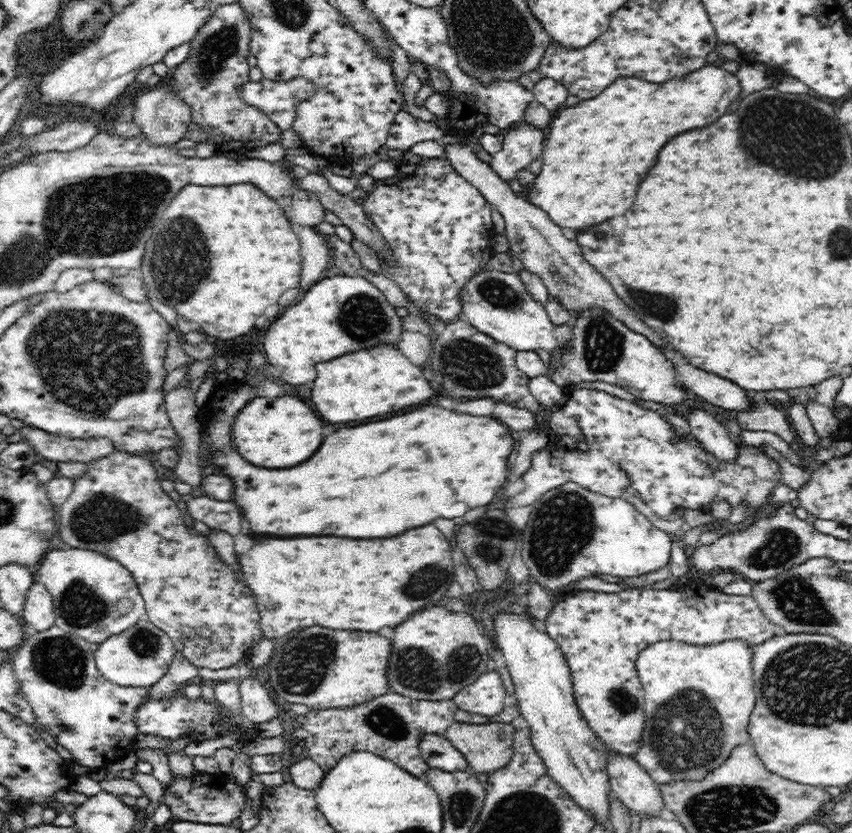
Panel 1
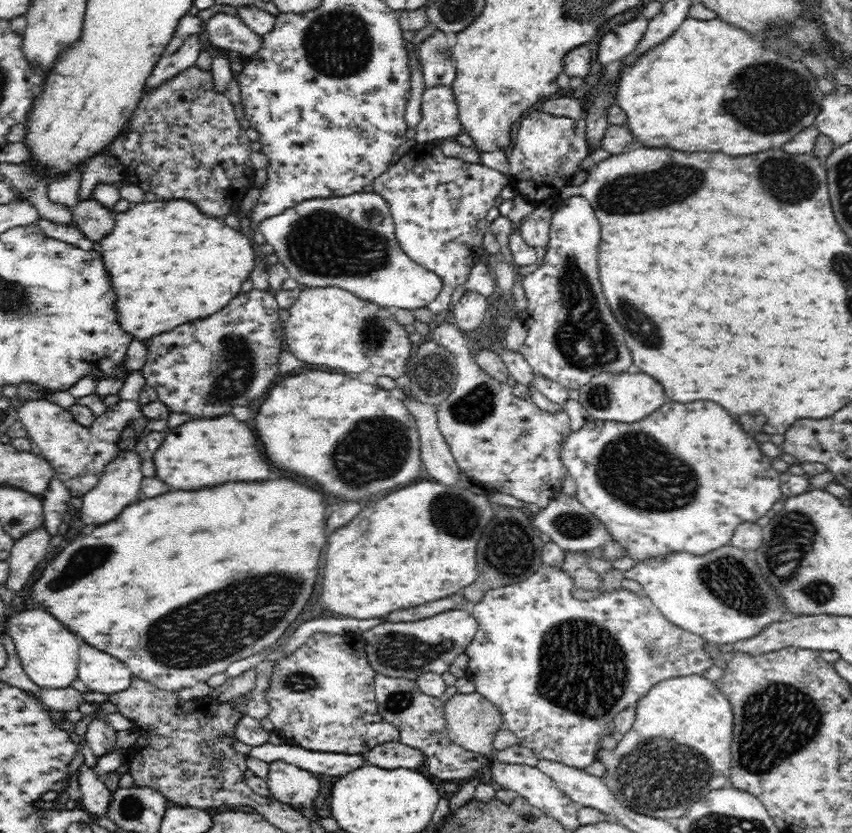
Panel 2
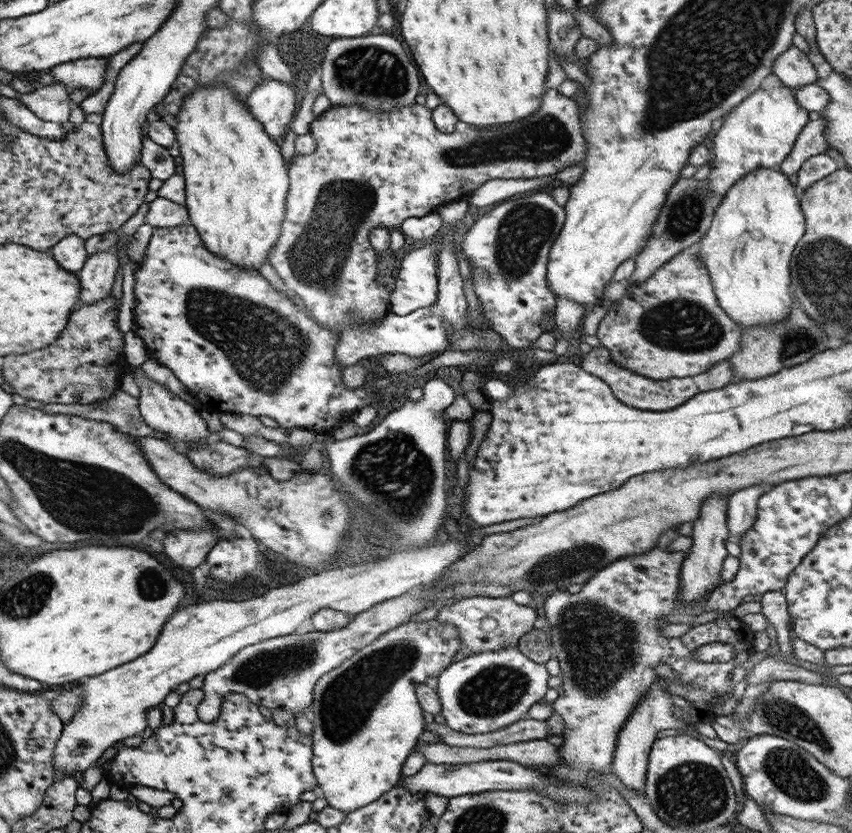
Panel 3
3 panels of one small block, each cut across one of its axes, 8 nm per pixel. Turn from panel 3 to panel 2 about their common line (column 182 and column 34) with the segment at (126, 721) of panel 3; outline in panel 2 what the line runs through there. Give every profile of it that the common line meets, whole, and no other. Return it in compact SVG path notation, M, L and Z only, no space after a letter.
M24 610L8 620L6 631L14 641L18 658L30 680L42 688L66 688L76 680L79 673L80 638L66 630L46 610Z

